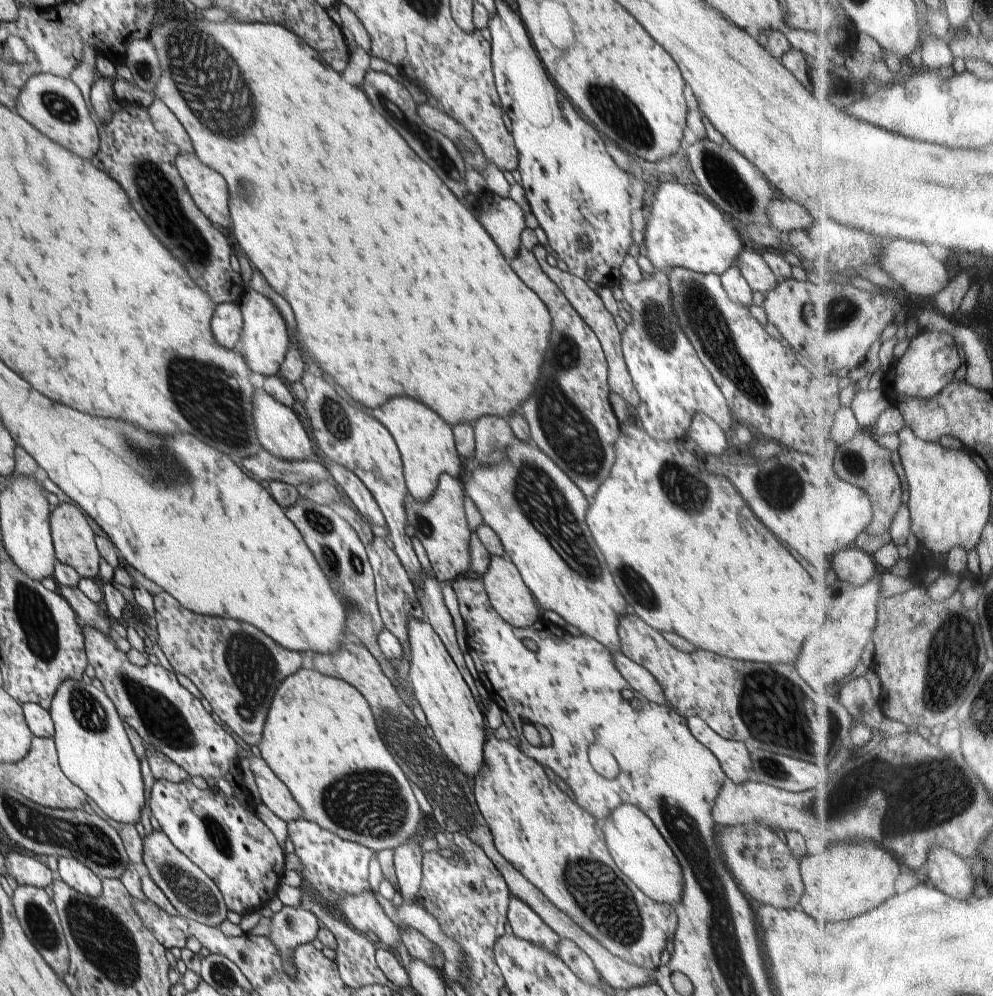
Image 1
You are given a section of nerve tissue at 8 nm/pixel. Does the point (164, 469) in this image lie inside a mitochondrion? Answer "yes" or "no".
yes

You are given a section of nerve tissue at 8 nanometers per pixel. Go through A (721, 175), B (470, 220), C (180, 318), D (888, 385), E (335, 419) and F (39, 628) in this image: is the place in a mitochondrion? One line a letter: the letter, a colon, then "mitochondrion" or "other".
A: mitochondrion
B: other
C: other
D: other
E: mitochondrion
F: mitochondrion

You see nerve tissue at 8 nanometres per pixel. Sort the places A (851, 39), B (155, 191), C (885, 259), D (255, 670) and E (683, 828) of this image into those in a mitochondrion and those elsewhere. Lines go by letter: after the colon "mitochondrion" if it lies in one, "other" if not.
A: other
B: mitochondrion
C: other
D: mitochondrion
E: mitochondrion

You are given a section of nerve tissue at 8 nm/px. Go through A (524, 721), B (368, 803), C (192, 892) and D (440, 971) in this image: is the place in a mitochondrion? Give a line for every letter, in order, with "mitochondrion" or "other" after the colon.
A: other
B: mitochondrion
C: mitochondrion
D: other

